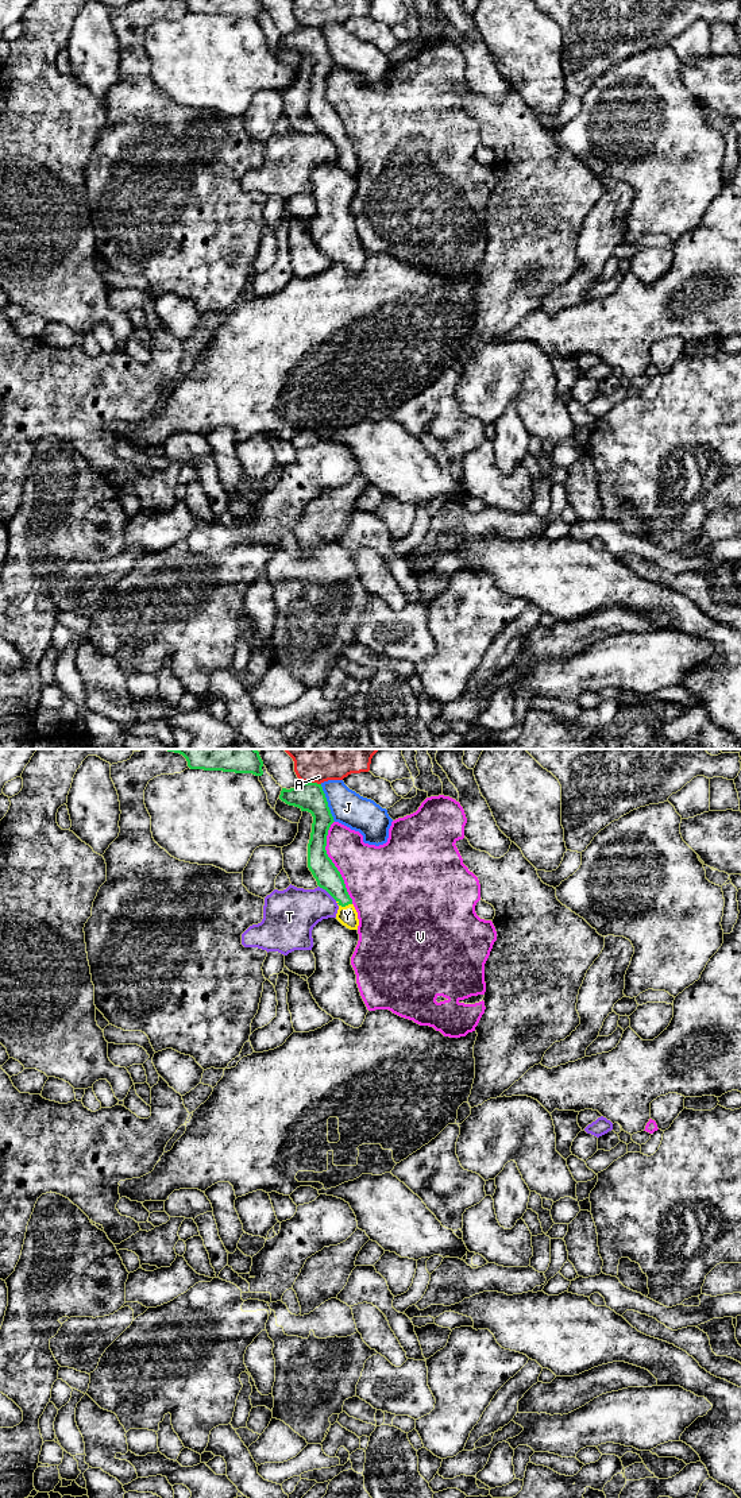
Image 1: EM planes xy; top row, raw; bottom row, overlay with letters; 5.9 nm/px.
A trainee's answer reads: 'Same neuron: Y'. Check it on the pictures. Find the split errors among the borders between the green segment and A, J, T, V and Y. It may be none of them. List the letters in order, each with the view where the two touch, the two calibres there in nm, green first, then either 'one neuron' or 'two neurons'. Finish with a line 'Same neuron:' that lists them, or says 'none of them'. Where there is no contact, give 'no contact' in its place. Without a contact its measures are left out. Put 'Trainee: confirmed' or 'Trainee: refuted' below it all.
A: meets green in xy; 180 nm thick on the green side, 380 nm on the other; two neurons
J: meets green in xy; 180 nm thick on the green side, 200 nm on the other; two neurons
T: meets green in xy; 150 nm thick on the green side, 300 nm on the other; two neurons
V: meets green in xy; 150 nm thick on the green side, 340 nm on the other; two neurons
Y: meets green in xy; 150 nm thick on the green side, 120 nm on the other; one neuron
Same neuron: Y
Trainee: confirmed

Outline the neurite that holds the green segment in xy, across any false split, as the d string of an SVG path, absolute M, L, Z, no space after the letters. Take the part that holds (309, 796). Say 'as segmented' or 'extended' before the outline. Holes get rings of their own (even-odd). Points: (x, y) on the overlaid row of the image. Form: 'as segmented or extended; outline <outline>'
extended; outline M301 781L297 787L282 788L279 799L289 806L308 811L313 816L310 839L308 843L308 868L317 881L337 903L336 919L350 930L358 930L358 912L352 904L344 880L328 857L327 835L335 822L328 807L321 784Z

